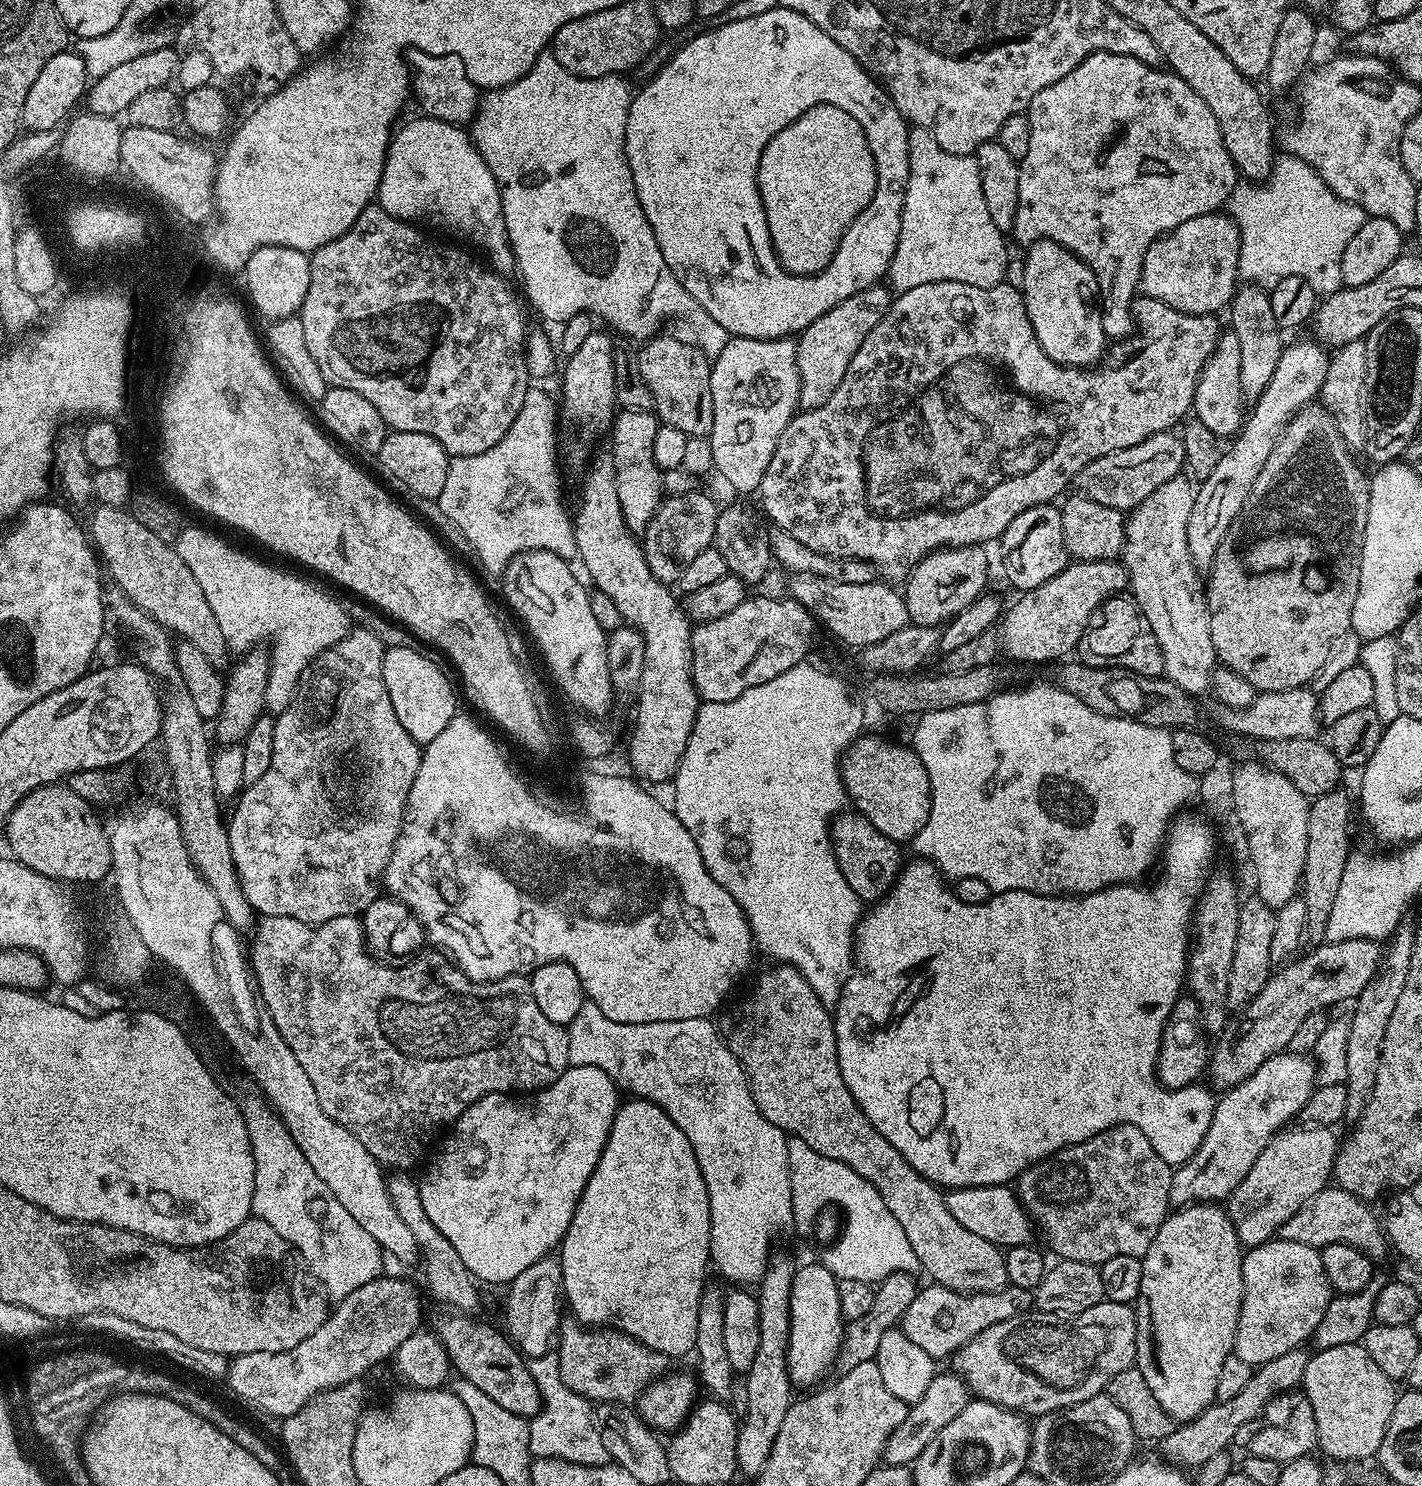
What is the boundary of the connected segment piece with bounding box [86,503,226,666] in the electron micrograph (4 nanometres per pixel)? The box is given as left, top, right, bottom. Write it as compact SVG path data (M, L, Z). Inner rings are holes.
M97 503L94 508L92 517L86 520L86 531L107 575L108 572L112 575L111 583L119 588L132 603L139 606L146 615L153 616L173 637L180 636L176 638L194 646L194 650L204 654L214 666L219 665L219 660L223 658L224 652L226 653L222 629L214 619L214 610L210 610L210 602L206 602L206 594L202 594L202 586L198 578L194 578L190 566L182 562L175 547L162 542L162 538L157 538L150 530L146 530L146 526L142 526L142 522L138 522L138 518L134 518L127 507Z

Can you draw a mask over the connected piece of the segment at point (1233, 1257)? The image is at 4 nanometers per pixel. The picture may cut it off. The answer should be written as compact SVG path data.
M1197 1202L1169 1211L1168 1217L1162 1222L1162 1226L1154 1238L1154 1242L1150 1242L1150 1250L1146 1250L1146 1254L1141 1259L1140 1295L1134 1301L1136 1310L1136 1363L1134 1366L1142 1374L1142 1378L1146 1378L1146 1386L1150 1386L1154 1398L1158 1398L1158 1406L1162 1406L1162 1410L1166 1410L1166 1414L1170 1414L1172 1419L1177 1422L1198 1419L1216 1400L1218 1373L1222 1370L1222 1362L1226 1362L1226 1358L1233 1355L1236 1347L1236 1331L1238 1330L1238 1318L1244 1293L1242 1286L1243 1261L1244 1252L1236 1228L1230 1222L1227 1211L1216 1202Z

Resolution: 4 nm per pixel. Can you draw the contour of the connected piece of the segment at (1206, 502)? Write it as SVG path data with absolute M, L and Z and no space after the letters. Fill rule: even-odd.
M1315 339L1296 340L1287 345L1278 358L1278 367L1266 390L1251 405L1242 427L1236 433L1232 444L1221 451L1218 466L1210 473L1210 478L1199 481L1196 488L1194 510L1190 510L1190 522L1186 522L1186 546L1190 546L1192 561L1197 570L1207 570L1214 562L1214 554L1218 554L1218 546L1222 538L1226 538L1226 530L1238 518L1246 498L1250 498L1250 490L1262 474L1262 466L1266 466L1266 458L1270 458L1270 450L1282 438L1286 426L1299 414L1307 404L1313 403L1322 390L1322 382L1326 382L1329 353L1325 345Z

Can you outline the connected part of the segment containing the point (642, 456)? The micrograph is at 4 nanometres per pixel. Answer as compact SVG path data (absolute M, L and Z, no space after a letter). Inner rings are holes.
M634 410L617 411L610 429L612 436L612 465L614 466L614 486L618 486L618 503L622 505L624 521L633 534L643 533L649 522L654 518L662 503L662 469L654 460L654 434L658 420L652 412L635 412Z

